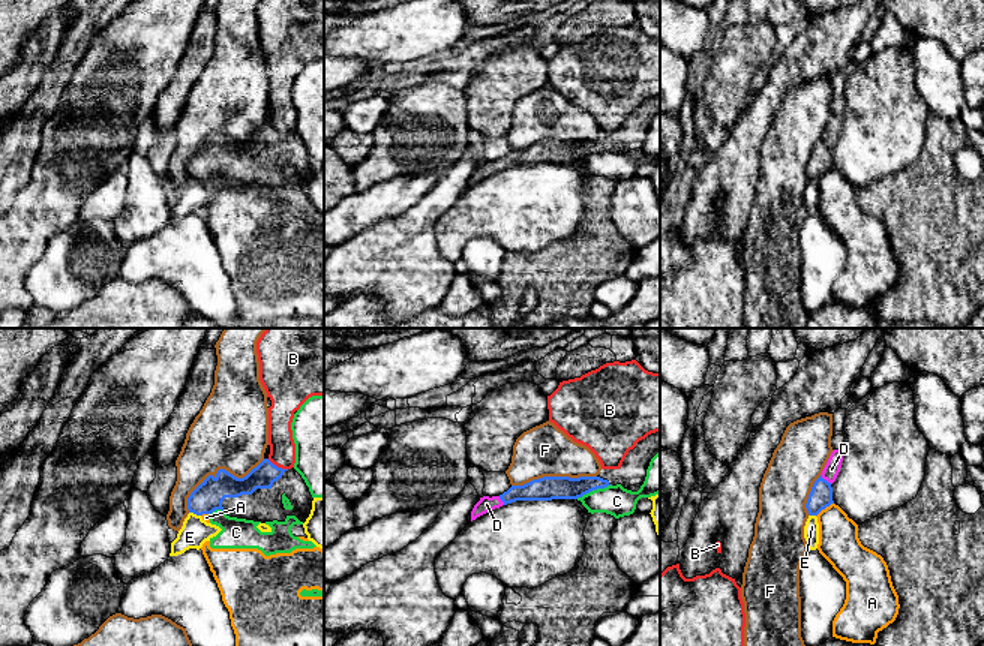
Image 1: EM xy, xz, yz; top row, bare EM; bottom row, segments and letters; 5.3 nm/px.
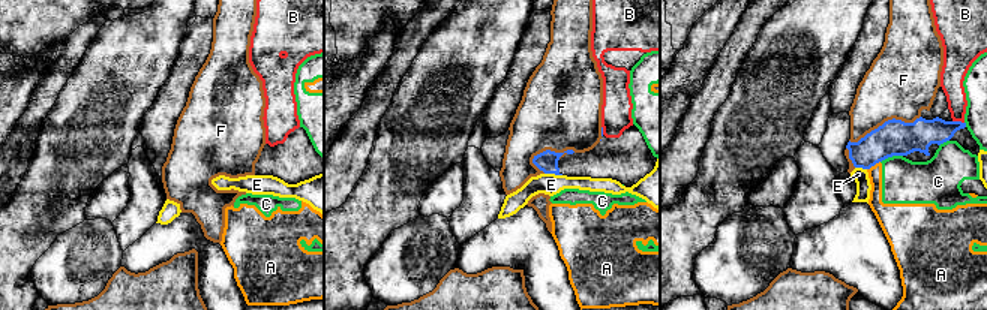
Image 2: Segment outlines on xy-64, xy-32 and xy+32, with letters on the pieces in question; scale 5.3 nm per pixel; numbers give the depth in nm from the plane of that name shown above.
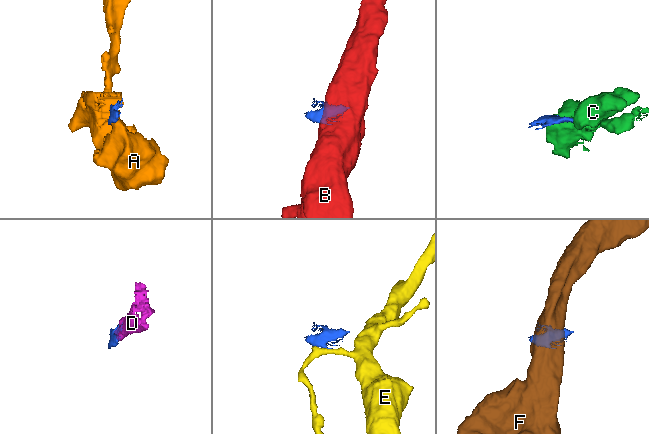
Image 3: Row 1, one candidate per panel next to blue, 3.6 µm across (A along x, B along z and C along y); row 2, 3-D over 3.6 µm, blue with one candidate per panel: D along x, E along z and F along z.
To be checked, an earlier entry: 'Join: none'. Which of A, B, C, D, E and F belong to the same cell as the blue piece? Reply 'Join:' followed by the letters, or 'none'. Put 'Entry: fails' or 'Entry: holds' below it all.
Join: D
Entry: fails

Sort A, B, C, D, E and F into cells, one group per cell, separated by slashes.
A C / B / D / E / F

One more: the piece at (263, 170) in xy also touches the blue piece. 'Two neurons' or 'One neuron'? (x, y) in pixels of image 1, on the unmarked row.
One neuron

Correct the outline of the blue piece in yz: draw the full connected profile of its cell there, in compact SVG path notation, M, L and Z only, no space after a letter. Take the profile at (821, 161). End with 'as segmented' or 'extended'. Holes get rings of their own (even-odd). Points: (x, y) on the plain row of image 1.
M834 114L808 159L806 172L810 180L818 180L822 174L834 168L832 151L843 126L843 114Z | extended

